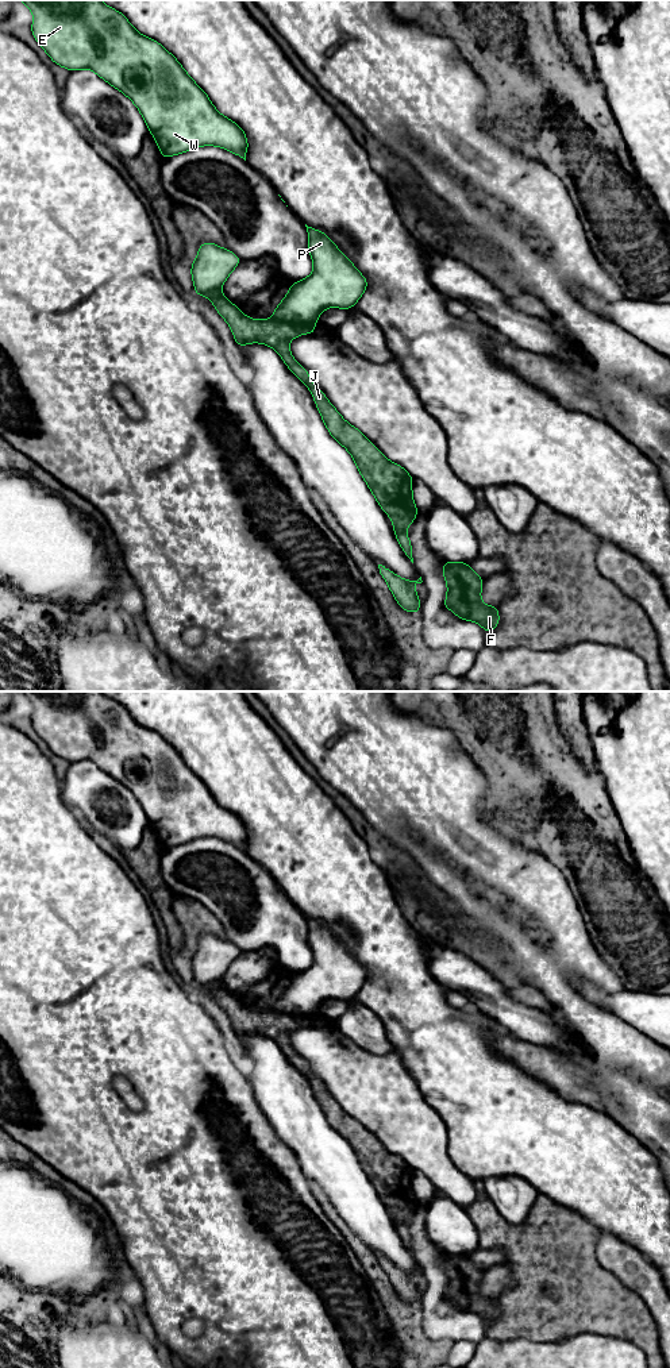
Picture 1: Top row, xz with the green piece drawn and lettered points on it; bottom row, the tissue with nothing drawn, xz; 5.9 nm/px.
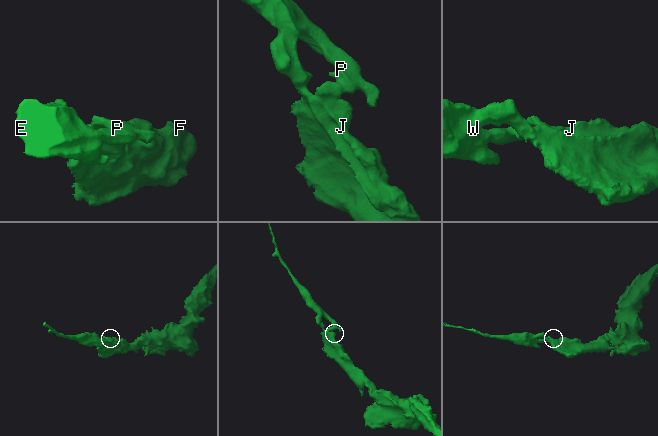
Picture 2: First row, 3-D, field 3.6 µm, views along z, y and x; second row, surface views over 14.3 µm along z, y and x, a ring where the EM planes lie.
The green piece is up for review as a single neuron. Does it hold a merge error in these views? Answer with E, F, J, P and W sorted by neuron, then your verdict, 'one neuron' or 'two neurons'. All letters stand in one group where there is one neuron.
E P W / F J | two neurons

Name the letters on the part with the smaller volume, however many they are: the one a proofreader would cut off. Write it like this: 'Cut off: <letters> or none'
Cut off: E, P, W

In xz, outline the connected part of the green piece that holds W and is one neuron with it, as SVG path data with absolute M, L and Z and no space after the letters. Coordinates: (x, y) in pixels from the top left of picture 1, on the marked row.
M101 0L18 1L31 9L34 39L54 63L70 72L93 70L136 105L163 159L200 146L217 146L246 161L249 142L244 131L213 107L173 54L139 34L122 12Z

